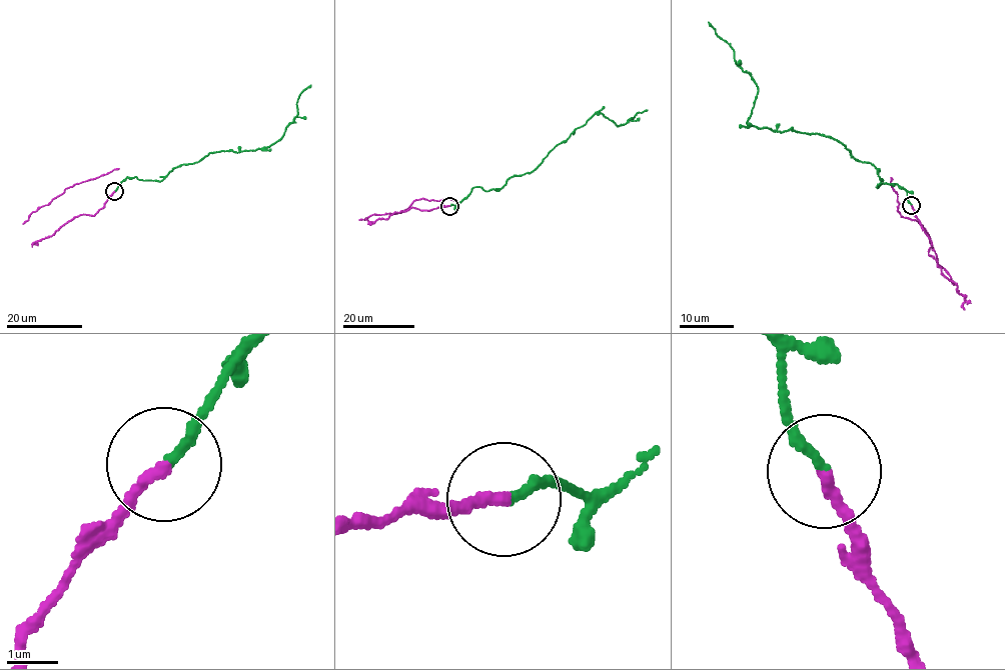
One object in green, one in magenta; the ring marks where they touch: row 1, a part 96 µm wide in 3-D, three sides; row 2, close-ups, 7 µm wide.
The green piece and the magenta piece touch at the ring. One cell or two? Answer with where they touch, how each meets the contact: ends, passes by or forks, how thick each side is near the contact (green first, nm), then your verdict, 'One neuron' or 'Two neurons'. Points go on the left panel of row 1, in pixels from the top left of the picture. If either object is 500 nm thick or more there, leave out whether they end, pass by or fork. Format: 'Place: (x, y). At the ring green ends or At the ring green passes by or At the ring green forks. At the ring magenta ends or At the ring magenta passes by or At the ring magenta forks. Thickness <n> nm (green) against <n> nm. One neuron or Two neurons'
Place: (114, 191). At the ring green ends. At the ring magenta ends. Thickness 180 nm (green) against 220 nm. Two neurons

